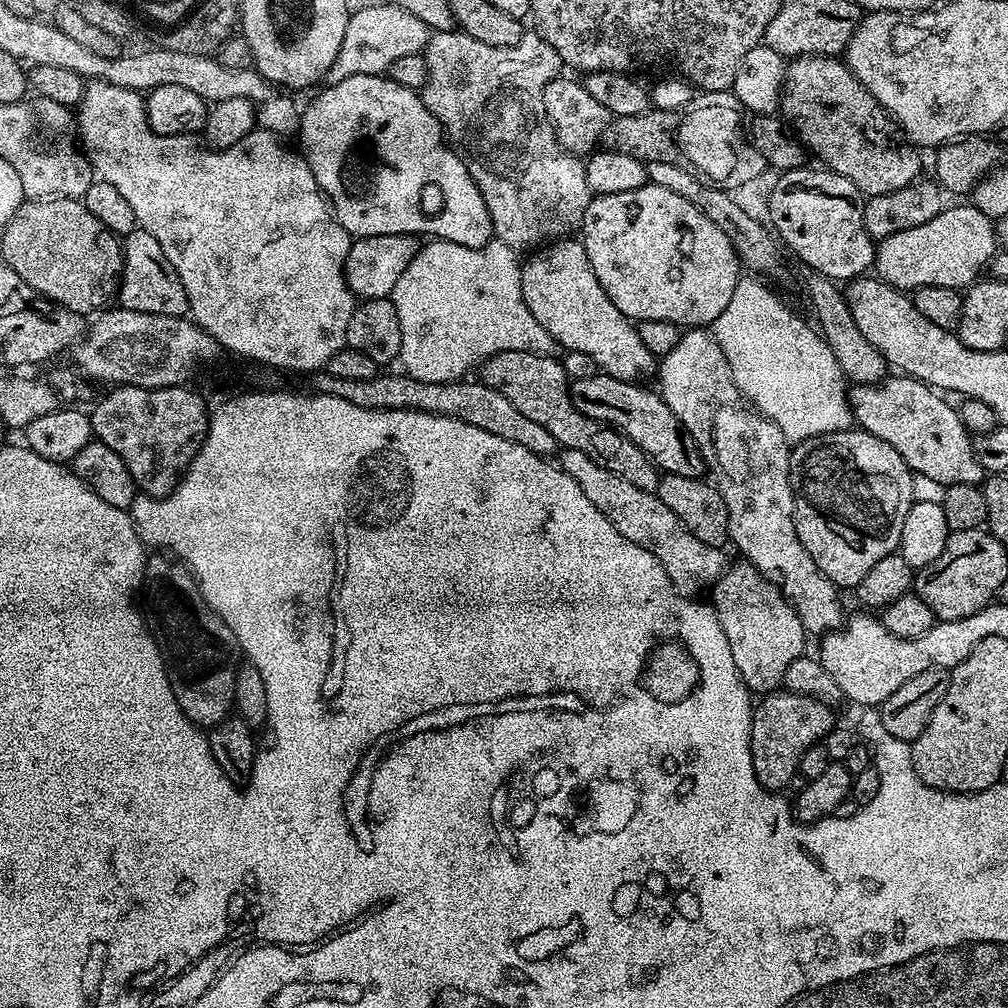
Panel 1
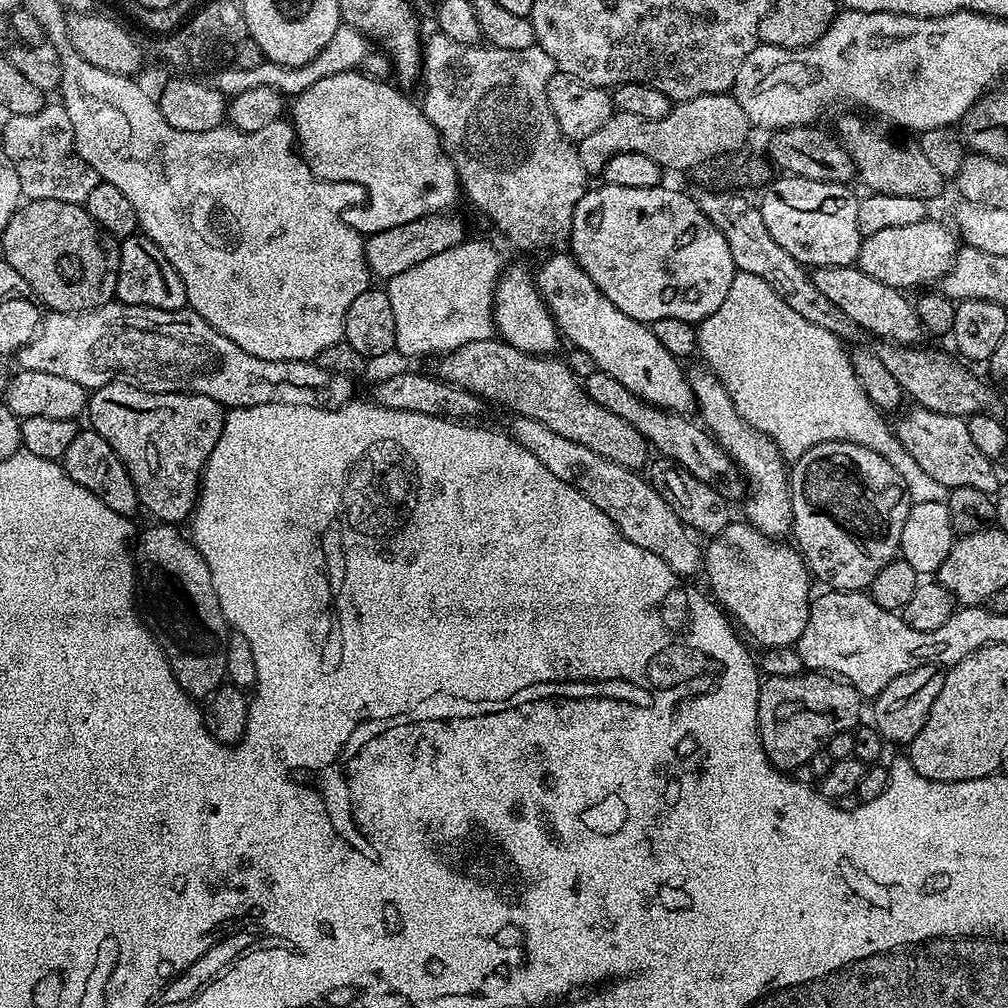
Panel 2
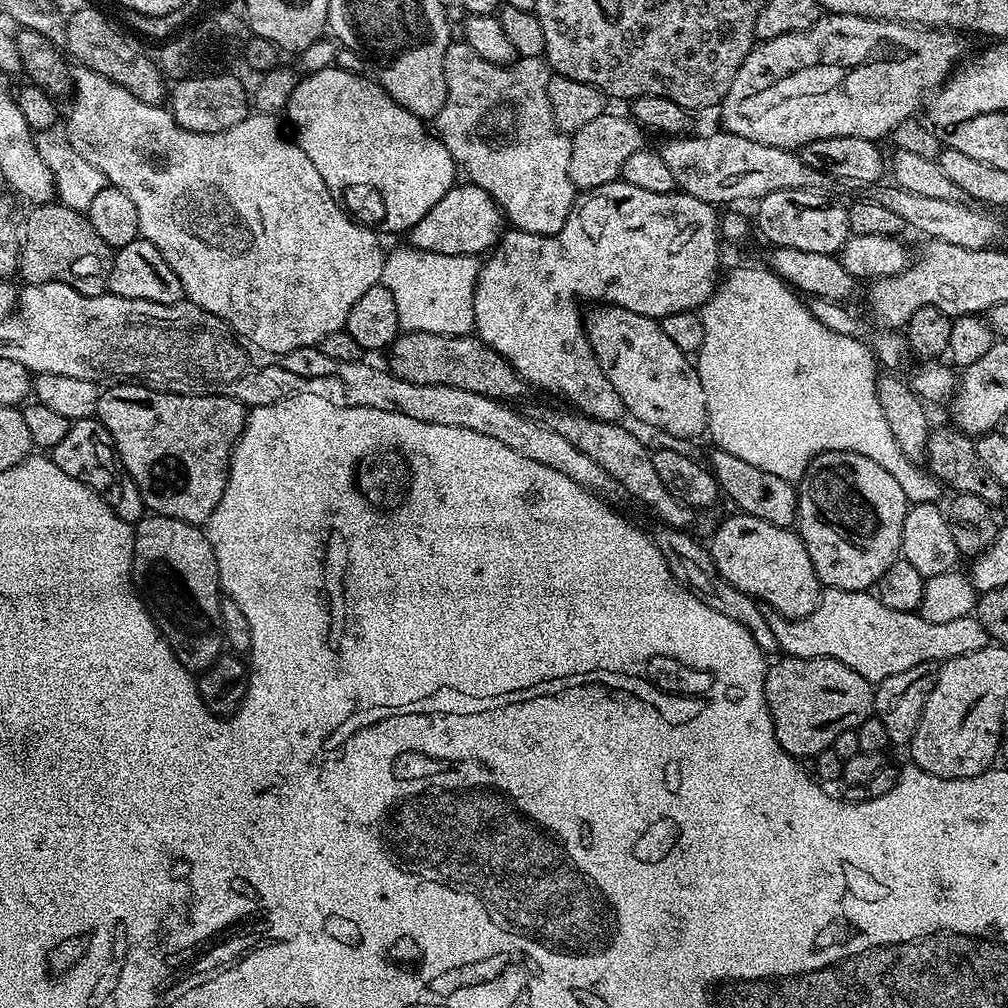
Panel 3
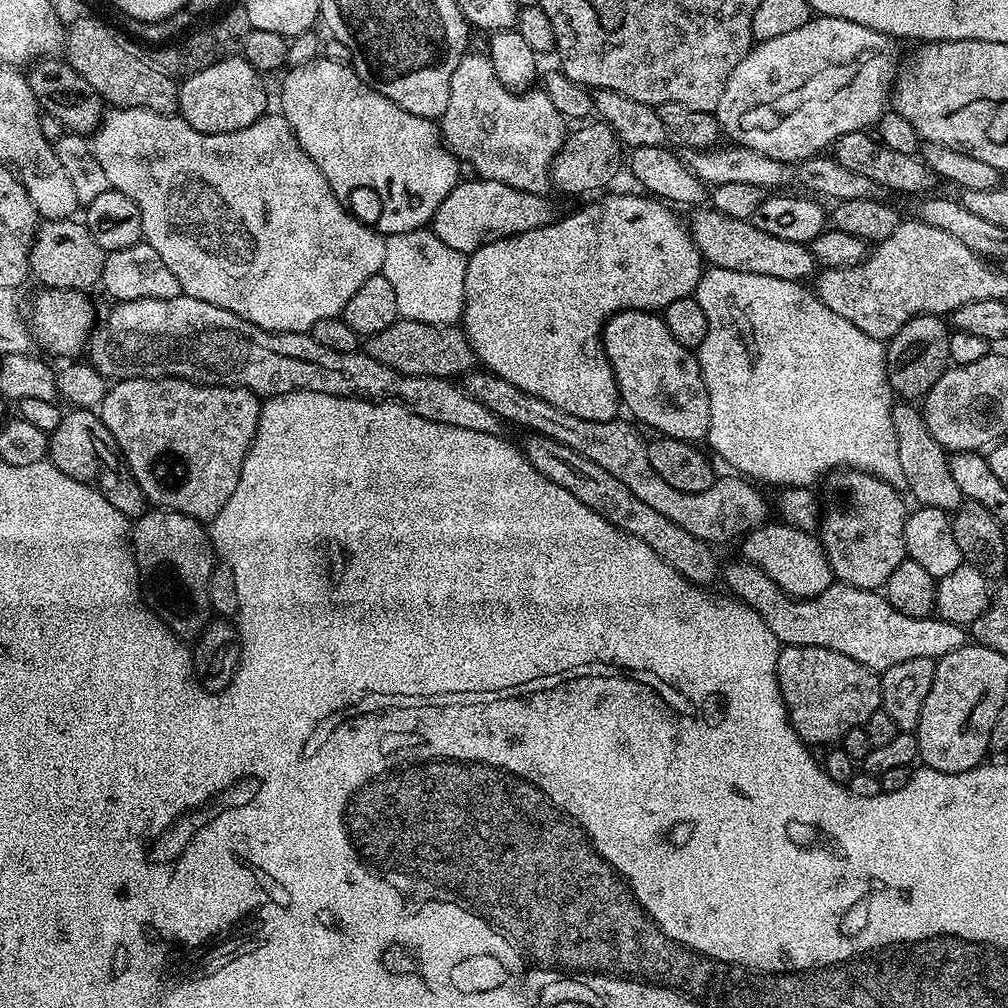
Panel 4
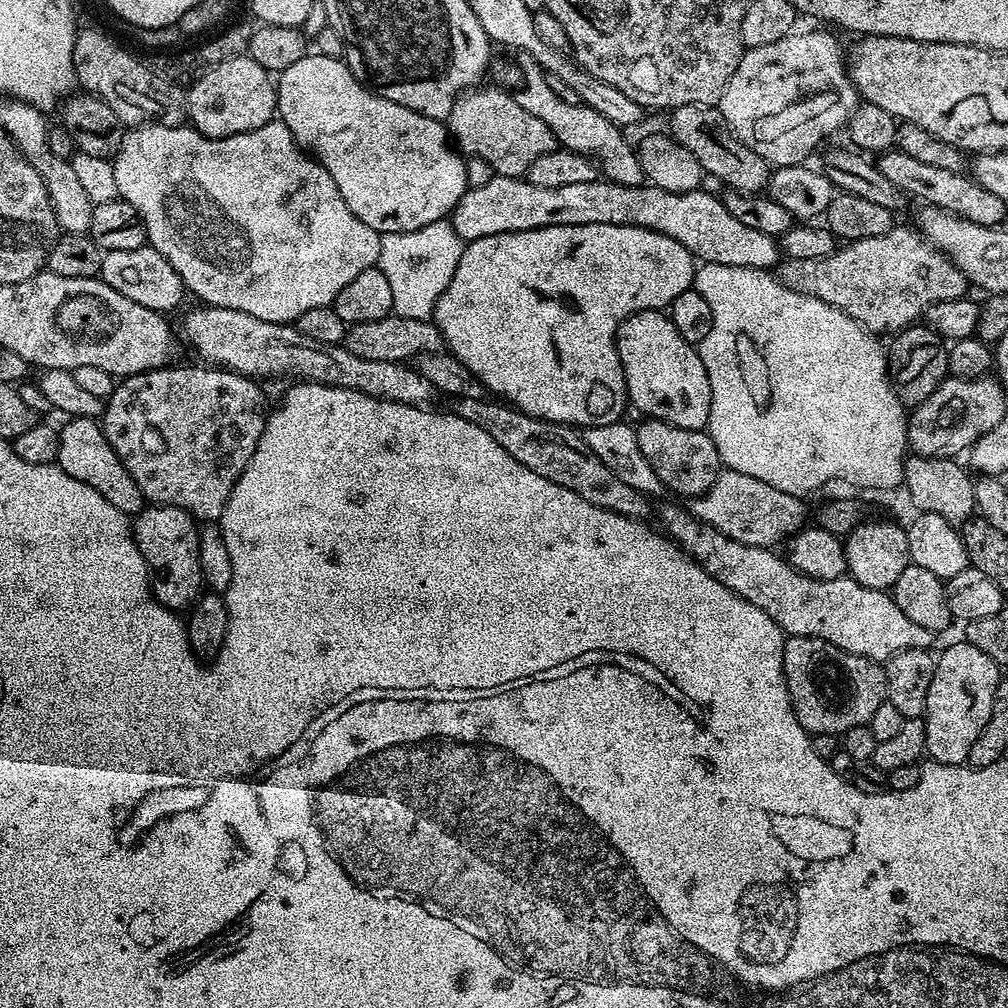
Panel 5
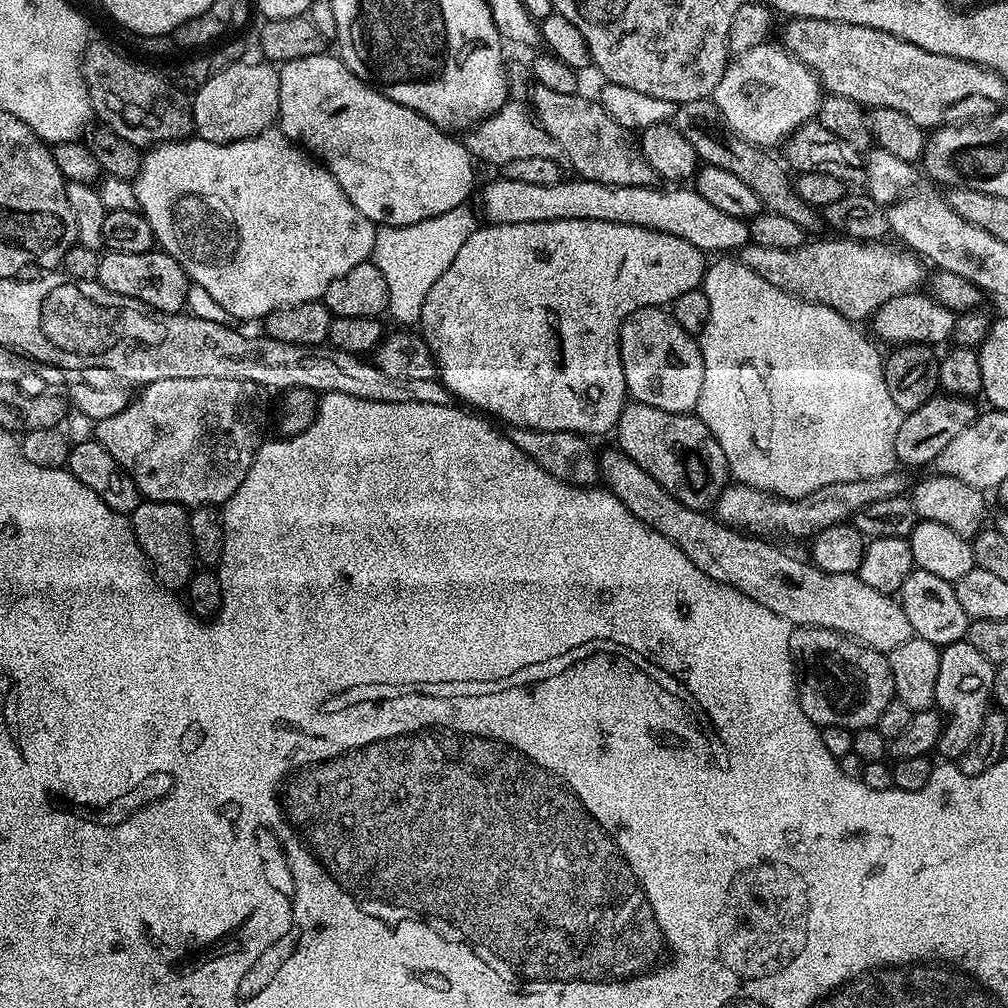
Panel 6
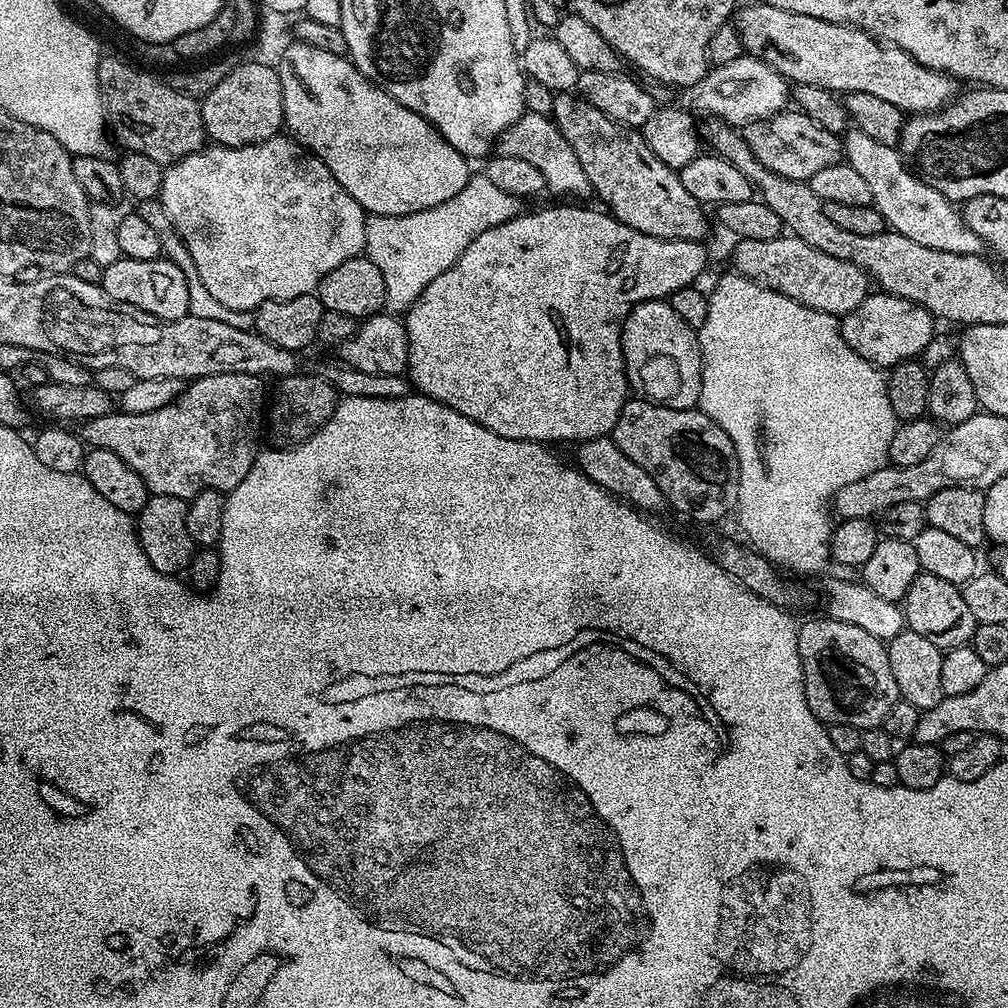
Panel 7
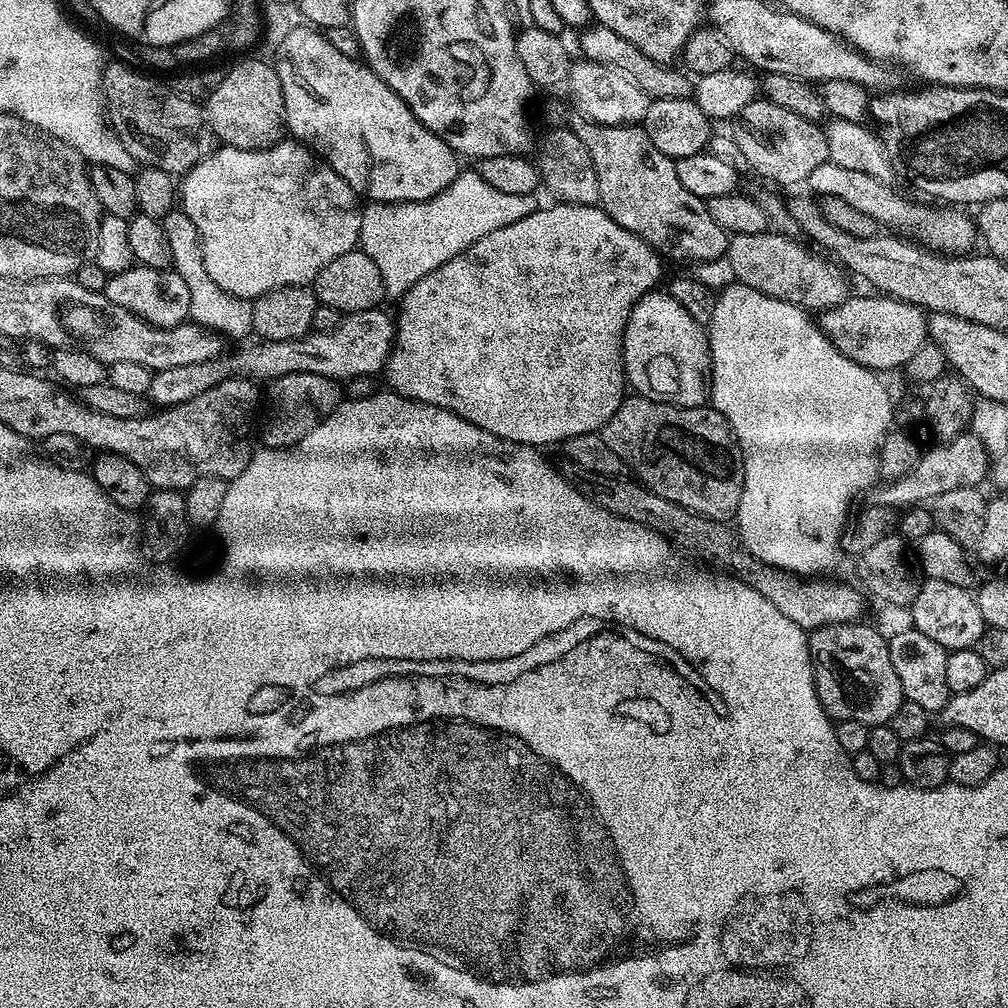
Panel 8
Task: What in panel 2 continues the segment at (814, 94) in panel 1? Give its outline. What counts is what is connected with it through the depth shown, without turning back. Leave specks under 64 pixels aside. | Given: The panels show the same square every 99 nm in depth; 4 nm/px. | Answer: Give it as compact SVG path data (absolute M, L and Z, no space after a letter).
M844 116L837 122L834 132L850 154L858 173L858 180L868 187L869 193L906 194L910 198L931 201L931 196L936 196L943 190L946 177L934 170L933 164L928 161L926 154L922 154L915 139L907 140L904 137L907 135L888 128L864 124L860 116Z

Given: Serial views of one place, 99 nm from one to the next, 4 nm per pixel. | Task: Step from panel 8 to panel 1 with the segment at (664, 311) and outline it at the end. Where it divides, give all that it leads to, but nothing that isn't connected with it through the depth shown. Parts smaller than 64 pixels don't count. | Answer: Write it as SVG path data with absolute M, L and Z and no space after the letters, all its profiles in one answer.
M565 238L563 240L553 240L533 251L529 260L523 261L520 277L522 278L522 298L538 318L542 330L546 330L560 343L561 349L572 351L582 351L593 359L595 367L603 375L613 376L619 380L631 380L633 382L647 381L647 376L655 377L658 372L658 360L650 354L642 338L638 338L636 324L610 302L606 290L598 282L594 270L588 261L588 255L583 243L576 238Z

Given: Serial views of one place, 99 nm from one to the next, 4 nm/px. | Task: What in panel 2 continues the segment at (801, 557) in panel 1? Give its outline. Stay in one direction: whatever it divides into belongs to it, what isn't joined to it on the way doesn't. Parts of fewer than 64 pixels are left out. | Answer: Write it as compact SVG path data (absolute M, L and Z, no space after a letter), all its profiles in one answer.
M699 367L688 372L688 381L696 395L696 408L701 416L699 419L746 477L749 490L743 504L745 503L744 512L748 515L745 516L747 523L753 524L767 536L787 537L792 530L792 493L785 461L776 449L775 442L766 434L749 426L742 414L738 414L726 386L722 386L720 379L708 367Z

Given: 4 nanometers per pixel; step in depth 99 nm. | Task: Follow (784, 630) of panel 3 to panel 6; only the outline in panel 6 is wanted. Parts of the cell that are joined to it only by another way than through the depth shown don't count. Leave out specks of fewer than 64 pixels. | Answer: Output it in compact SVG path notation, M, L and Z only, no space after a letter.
M601 451L598 459L600 475L607 491L613 492L622 502L622 506L626 506L626 510L634 514L634 518L646 522L650 530L658 530L662 538L674 542L674 546L678 546L682 554L686 554L686 558L690 558L690 562L694 562L697 571L704 573L705 577L717 580L719 584L729 584L734 590L754 598L754 602L766 606L766 610L774 610L774 614L778 614L793 626L834 630L844 636L851 636L859 644L885 654L902 646L902 642L912 639L914 633L910 621L906 619L906 614L895 595L879 592L871 586L866 586L866 582L862 582L856 574L830 574L807 559L799 560L798 557L791 556L790 553L783 552L780 548L775 548L772 545L775 543L767 539L737 532L735 528L730 528L721 520L716 519L715 515L699 512L690 506L682 506L678 498L674 498L661 484L654 482L654 478L650 478L650 474L646 474L646 470L642 470L642 466L638 466L638 462L631 460L624 452Z

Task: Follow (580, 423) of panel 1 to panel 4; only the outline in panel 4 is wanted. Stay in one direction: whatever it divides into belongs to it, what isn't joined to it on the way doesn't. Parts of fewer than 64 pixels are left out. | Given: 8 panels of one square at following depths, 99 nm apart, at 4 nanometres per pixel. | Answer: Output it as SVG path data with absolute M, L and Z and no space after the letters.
M403 318L386 326L386 330L382 330L381 333L367 337L363 341L362 350L367 356L374 358L374 362L382 362L382 366L390 366L390 370L398 370L407 376L456 378L456 375L459 377L473 371L477 363L463 327L427 324Z

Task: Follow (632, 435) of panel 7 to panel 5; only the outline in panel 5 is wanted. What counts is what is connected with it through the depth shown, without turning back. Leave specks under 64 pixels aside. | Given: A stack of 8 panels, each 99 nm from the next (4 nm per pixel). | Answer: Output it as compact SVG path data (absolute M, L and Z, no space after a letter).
M641 419L641 424L635 425L638 447L642 449L642 455L646 462L658 474L665 489L669 493L677 492L680 496L691 498L700 496L716 480L716 476L722 470L720 455L714 446L714 442L704 430L682 430L682 426L670 426L670 422Z

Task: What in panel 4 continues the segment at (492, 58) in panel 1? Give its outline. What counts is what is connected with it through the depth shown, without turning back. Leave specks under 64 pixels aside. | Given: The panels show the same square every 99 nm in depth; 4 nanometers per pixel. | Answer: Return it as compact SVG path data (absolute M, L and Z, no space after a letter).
M466 54L454 78L438 127L445 144L482 180L502 182L514 190L547 193L552 163L564 145L566 121L543 90L512 92L495 77L489 57Z

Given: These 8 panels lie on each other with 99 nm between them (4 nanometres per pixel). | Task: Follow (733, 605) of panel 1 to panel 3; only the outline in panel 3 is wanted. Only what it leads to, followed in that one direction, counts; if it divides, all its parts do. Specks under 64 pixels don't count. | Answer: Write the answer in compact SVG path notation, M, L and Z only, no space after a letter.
M743 514L728 516L716 528L712 536L710 551L712 561L716 567L716 575L720 580L730 582L738 590L742 590L753 600L767 606L777 616L786 620L805 620L820 604L822 599L822 585L818 574L814 570L814 562L810 562L810 554L802 542L799 534L792 528L774 526L762 518L754 518Z

